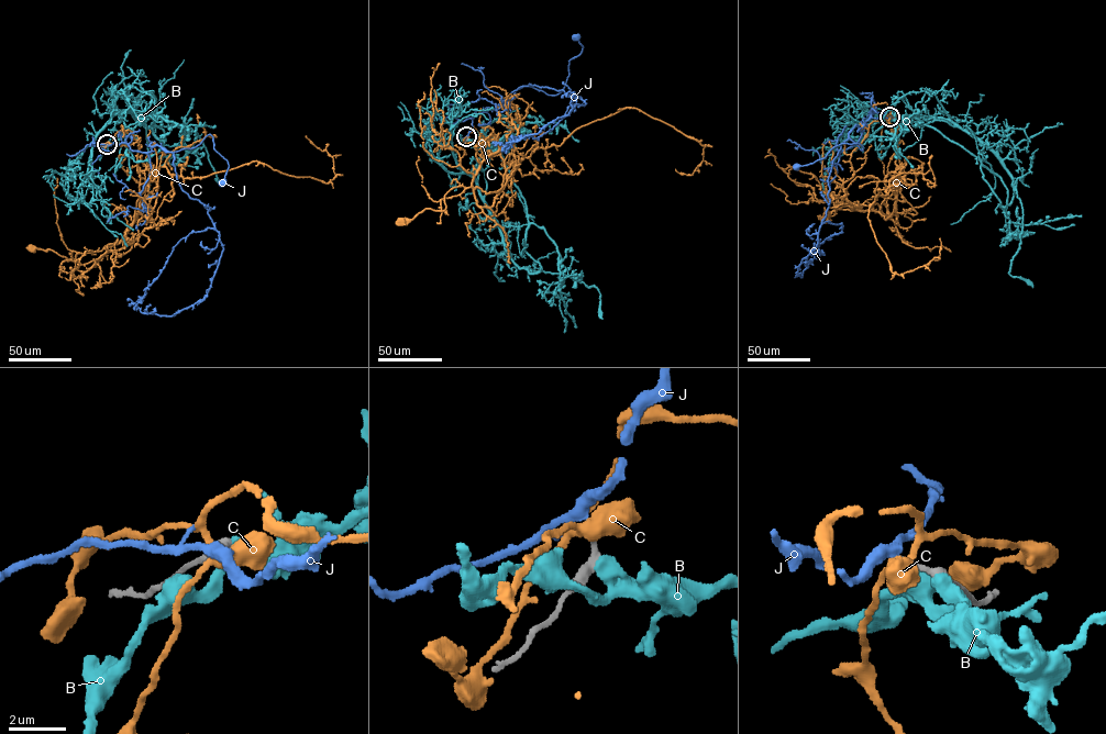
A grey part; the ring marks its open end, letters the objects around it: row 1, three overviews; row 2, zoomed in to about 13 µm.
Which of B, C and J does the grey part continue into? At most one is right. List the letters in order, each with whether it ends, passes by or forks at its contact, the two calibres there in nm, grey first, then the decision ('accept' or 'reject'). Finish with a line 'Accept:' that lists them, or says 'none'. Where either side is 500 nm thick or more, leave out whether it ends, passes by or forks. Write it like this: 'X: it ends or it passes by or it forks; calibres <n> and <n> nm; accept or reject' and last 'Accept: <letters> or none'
B: calibres 320 and 600 nm; reject
C: it forks; calibres 200 and 400 nm; reject
J: it passes by; calibres 160 and 400 nm; reject
Accept: none

